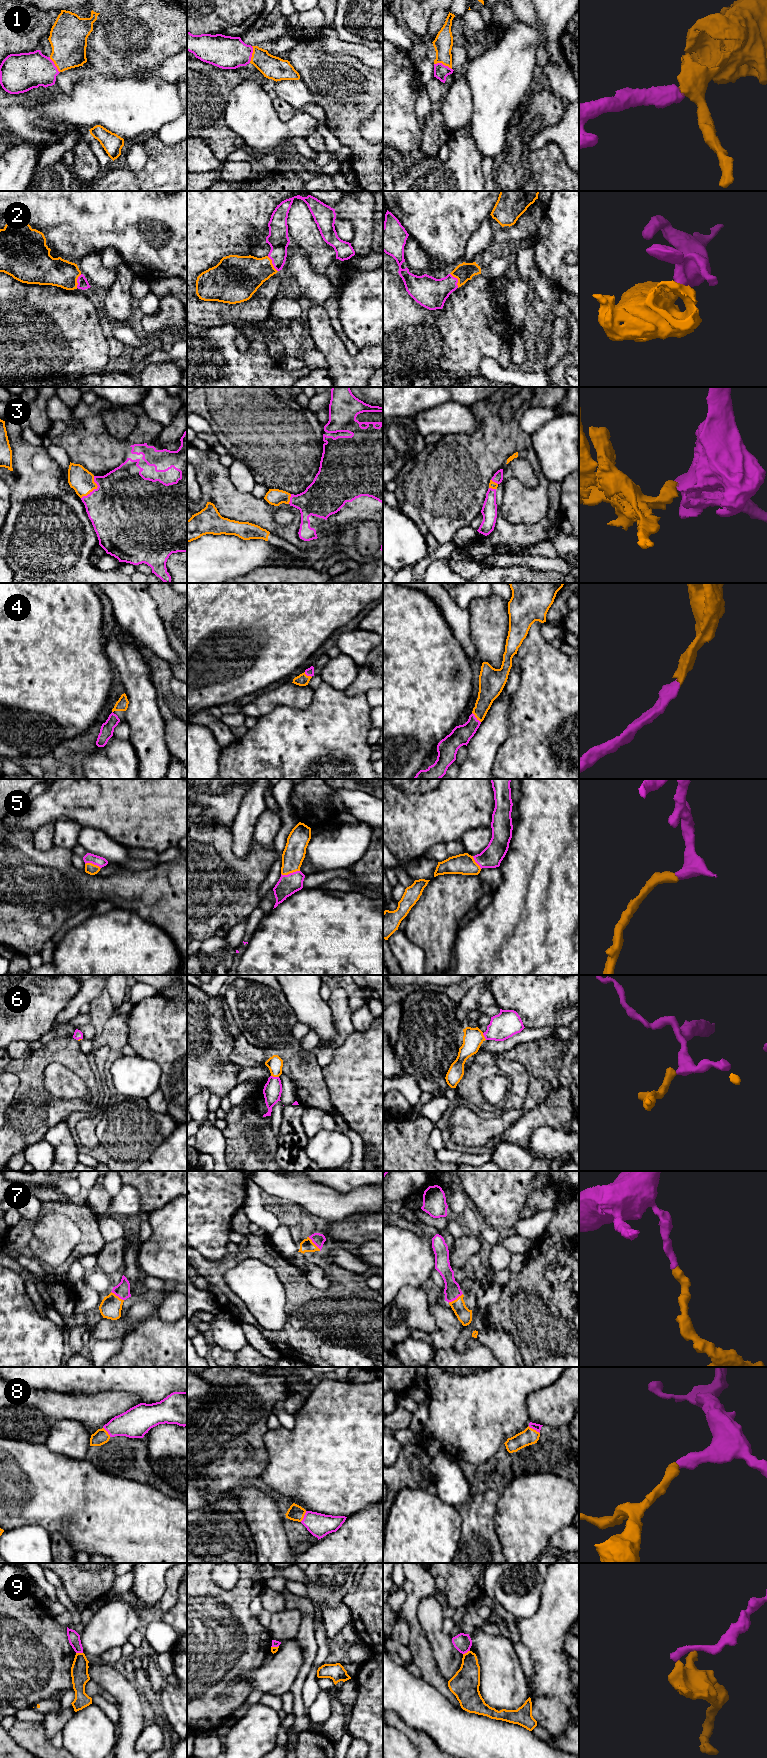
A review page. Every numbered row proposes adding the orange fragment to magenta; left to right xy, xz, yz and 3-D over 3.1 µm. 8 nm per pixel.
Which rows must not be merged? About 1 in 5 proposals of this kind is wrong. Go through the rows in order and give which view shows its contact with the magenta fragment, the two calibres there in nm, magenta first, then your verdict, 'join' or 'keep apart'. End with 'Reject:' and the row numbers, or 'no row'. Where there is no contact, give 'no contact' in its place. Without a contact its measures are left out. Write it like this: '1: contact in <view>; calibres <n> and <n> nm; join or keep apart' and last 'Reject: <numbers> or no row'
1: contact in yz; calibres 120 and 150 nm; join
2: contact in yz; calibres 260 and 150 nm; join
3: contact in xy; calibres 480 and 190 nm; join
4: contact in yz; calibres 160 and 170 nm; join
5: contact in xz; calibres 160 and 180 nm; join
6: contact in xz; calibres 150 and 120 nm; join
7: contact in yz; calibres 140 and 120 nm; join
8: contact in yz; calibres 60 and 140 nm; join
9: contact in xy; calibres 100 and 140 nm; keep apart
Reject: 9

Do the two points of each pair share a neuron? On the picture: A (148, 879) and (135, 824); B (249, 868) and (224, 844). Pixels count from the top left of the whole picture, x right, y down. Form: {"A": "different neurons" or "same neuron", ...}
{"A": "different neurons", "B": "same neuron"}

